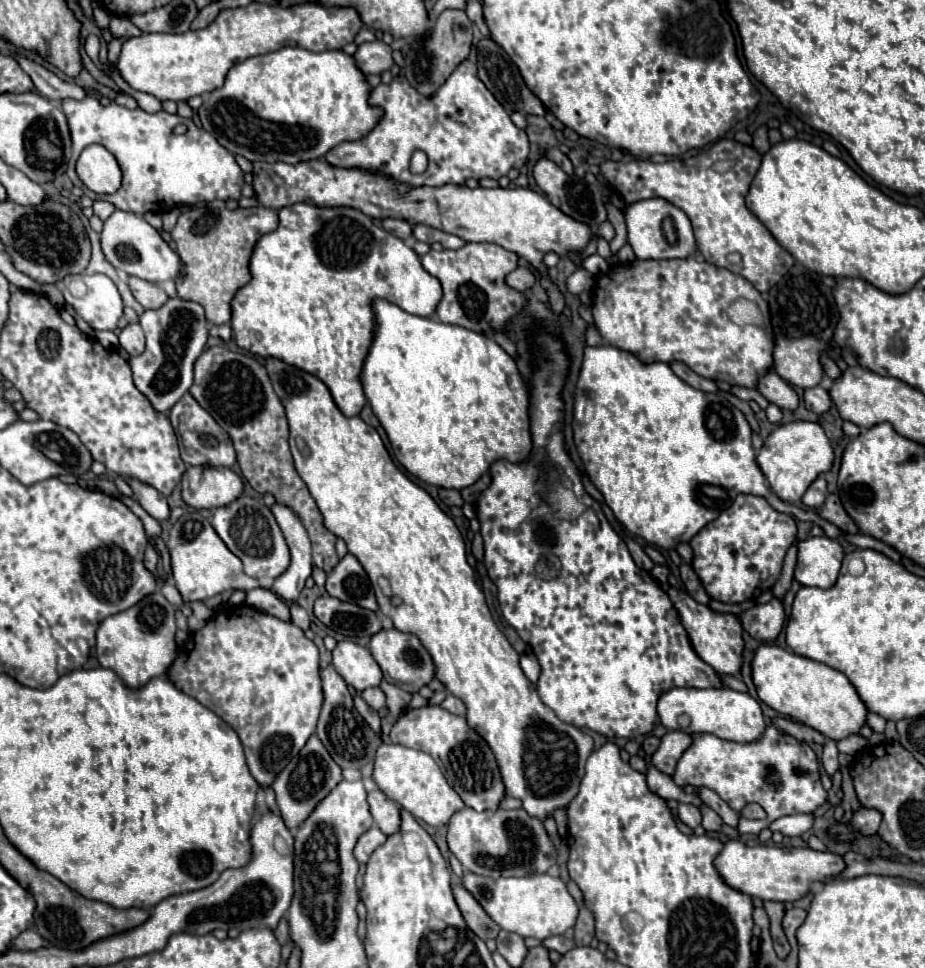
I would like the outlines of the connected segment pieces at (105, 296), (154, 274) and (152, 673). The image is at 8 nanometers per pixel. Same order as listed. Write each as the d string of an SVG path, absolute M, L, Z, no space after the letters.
M105 274L65 276L59 282L65 300L95 330L115 330L123 314L123 300L117 286Z
M115 210L111 218L105 220L105 226L101 232L101 246L103 246L105 258L117 270L123 270L129 276L137 276L153 284L175 280L183 268L183 262L177 256L177 252L171 250L171 246L161 238L161 234L151 224L145 222L143 216L137 216L137 214Z
M153 592L133 608L105 618L97 630L97 660L113 670L129 688L143 688L151 678L163 676L177 656L175 606L161 592Z

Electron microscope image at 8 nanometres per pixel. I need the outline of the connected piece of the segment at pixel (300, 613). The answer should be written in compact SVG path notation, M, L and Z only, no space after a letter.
M293 604L293 608L291 608L291 622L293 622L293 624L297 624L301 630L307 630L307 628L309 628L309 624L311 624L311 620L309 620L307 612L305 612L299 604Z

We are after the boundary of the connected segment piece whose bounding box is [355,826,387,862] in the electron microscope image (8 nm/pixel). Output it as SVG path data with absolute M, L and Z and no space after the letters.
M371 826L371 828L359 838L359 842L357 842L357 846L355 846L355 858L357 858L359 862L367 862L369 856L371 856L371 852L373 852L377 846L381 846L385 840L387 840L387 836L385 836L377 826Z

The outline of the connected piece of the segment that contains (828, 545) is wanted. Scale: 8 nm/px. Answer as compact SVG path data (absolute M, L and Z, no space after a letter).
M815 536L799 542L795 580L801 586L833 588L837 582L845 552L839 542L827 536Z

